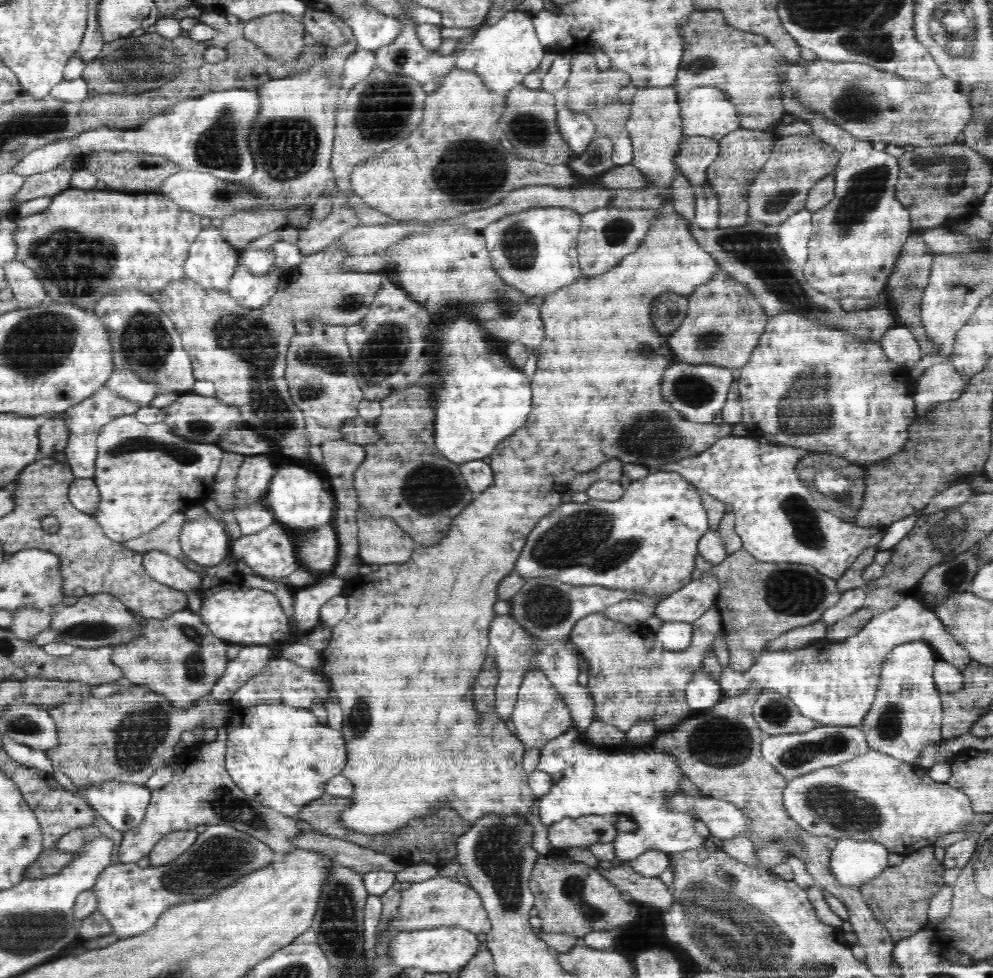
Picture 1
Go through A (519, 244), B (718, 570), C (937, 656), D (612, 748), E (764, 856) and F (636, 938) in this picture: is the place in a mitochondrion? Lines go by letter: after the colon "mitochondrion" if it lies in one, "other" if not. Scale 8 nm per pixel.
A: mitochondrion
B: other
C: other
D: other
E: other
F: other

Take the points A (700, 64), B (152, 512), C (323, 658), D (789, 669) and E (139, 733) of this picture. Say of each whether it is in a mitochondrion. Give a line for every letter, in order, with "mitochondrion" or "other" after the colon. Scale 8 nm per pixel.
A: mitochondrion
B: other
C: other
D: other
E: mitochondrion

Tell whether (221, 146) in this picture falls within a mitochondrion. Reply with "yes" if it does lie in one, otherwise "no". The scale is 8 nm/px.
yes

